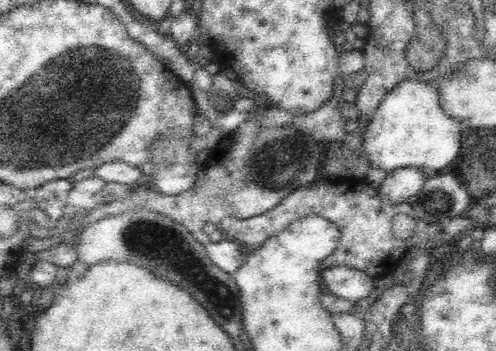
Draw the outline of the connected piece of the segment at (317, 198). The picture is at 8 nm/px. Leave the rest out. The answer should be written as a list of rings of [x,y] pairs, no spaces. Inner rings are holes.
[[[330,178],[324,184],[293,190],[277,206],[262,215],[245,220],[226,216],[226,219],[220,221],[216,228],[221,231],[222,239],[240,242],[250,252],[260,248],[272,236],[285,231],[294,221],[306,216],[322,216],[337,226],[340,231],[338,248],[323,260],[322,269],[346,265],[366,272],[367,276],[393,275],[394,269],[408,254],[409,248],[427,247],[440,240],[462,238],[462,234],[466,234],[466,228],[470,228],[468,217],[441,224],[419,220],[411,204],[406,204],[406,202],[390,204],[380,197],[378,188],[368,185],[356,178],[344,178],[344,180]],[[398,214],[415,218],[417,230],[411,237],[400,239],[394,236],[392,220]]]

